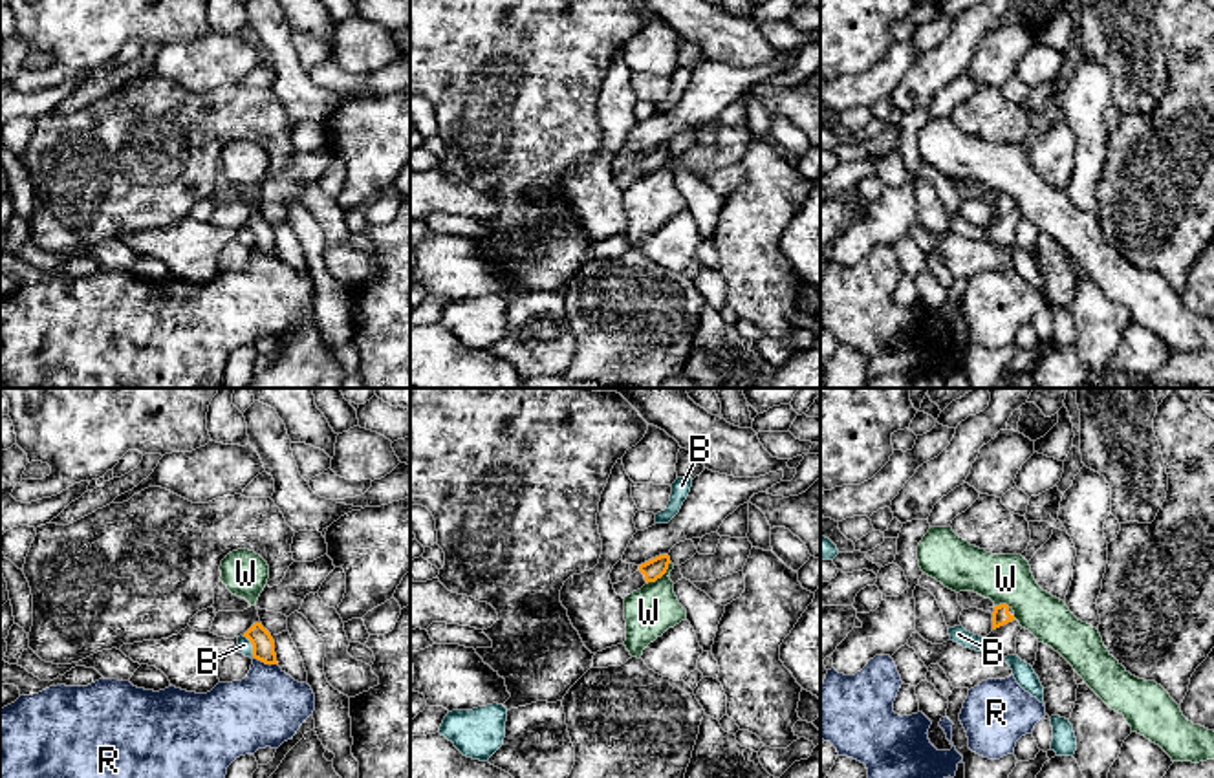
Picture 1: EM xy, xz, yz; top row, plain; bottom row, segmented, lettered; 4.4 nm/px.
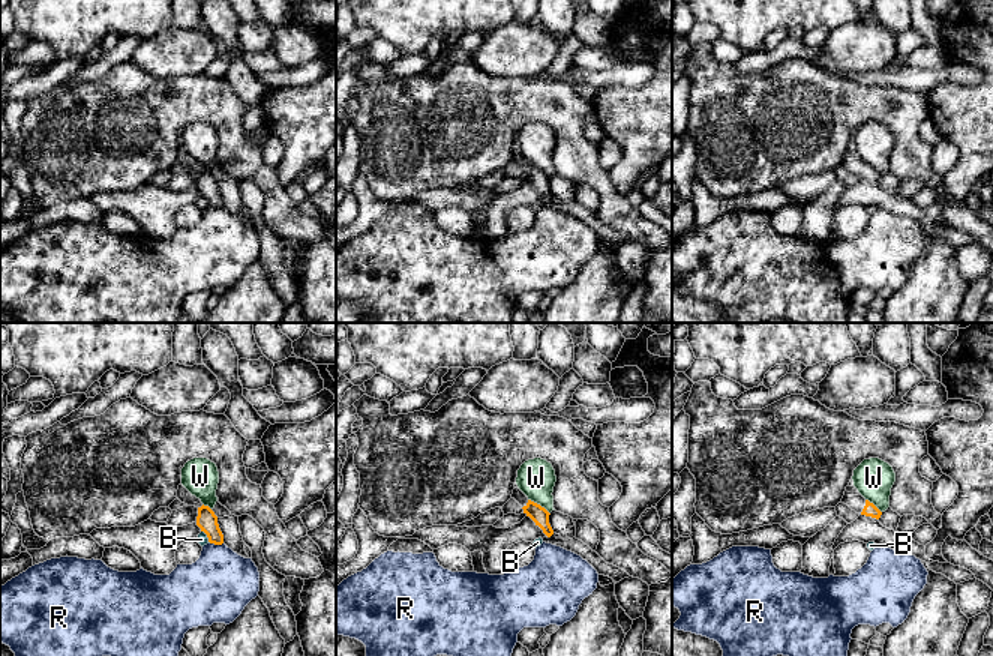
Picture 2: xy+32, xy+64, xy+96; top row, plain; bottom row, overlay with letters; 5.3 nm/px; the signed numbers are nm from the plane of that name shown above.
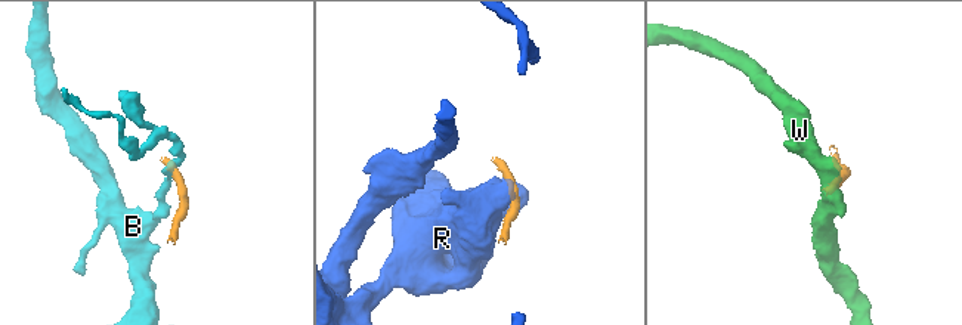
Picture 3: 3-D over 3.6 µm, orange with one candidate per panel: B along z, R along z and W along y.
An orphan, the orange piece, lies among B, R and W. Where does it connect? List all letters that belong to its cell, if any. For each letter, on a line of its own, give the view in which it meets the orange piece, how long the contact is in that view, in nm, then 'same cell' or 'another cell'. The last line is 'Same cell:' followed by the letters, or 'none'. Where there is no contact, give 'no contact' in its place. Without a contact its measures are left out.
B: contact in xy; length 110 nm; another cell
R: contact in xy; length 120 nm; another cell
W: contact in xz; length 150 nm; another cell
Same cell: none

